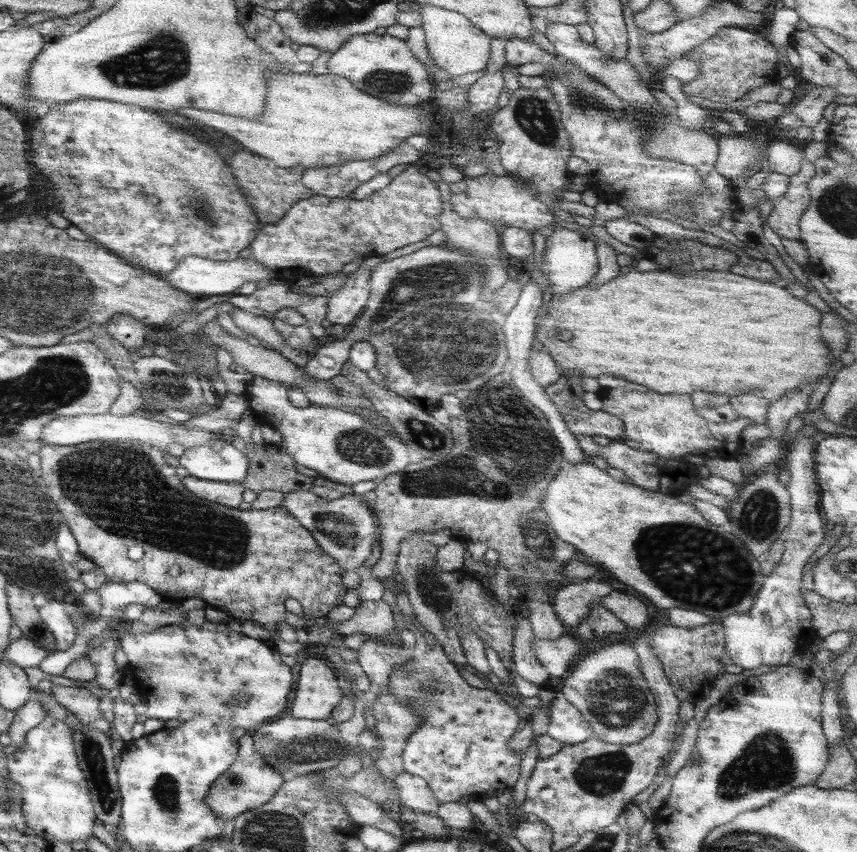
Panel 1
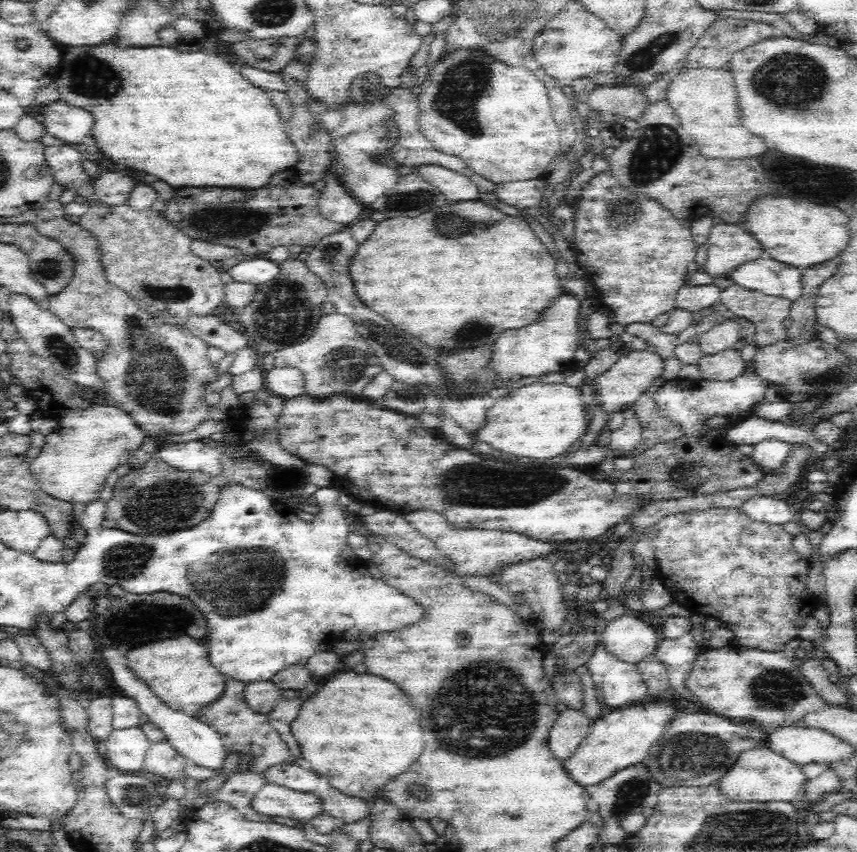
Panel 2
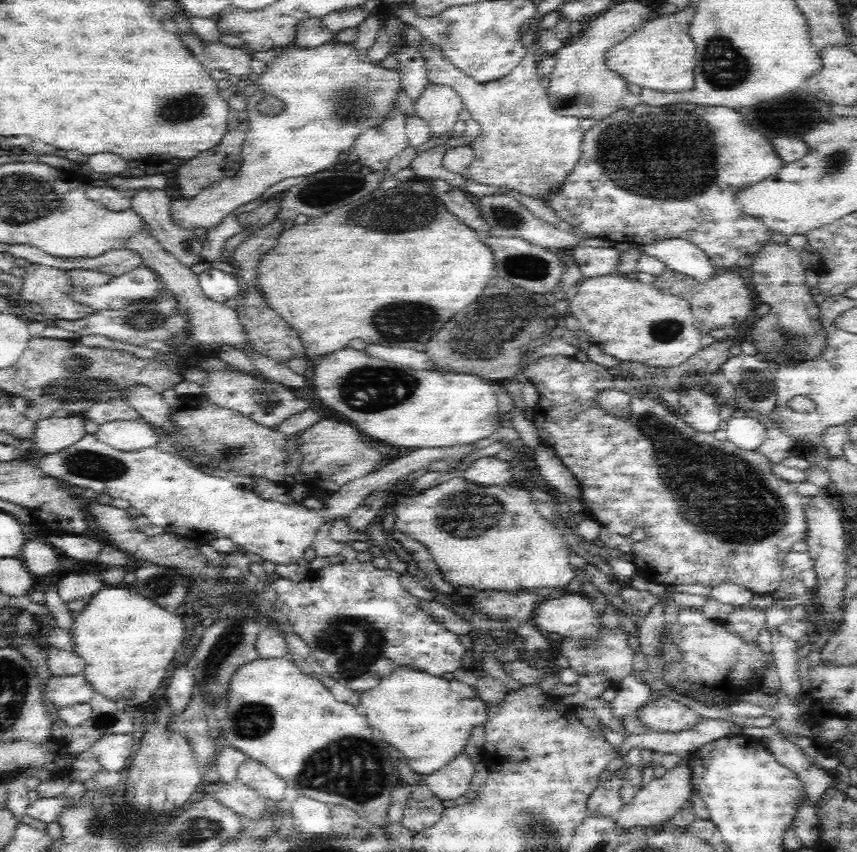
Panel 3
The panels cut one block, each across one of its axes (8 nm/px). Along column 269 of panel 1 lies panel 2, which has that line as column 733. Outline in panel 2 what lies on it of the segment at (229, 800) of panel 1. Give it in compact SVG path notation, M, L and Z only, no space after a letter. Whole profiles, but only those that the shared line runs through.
M762 744L753 750L742 752L734 766L730 767L729 771L716 784L722 796L730 800L795 803L806 782L807 777L802 771L801 765L790 762L786 757L778 755Z

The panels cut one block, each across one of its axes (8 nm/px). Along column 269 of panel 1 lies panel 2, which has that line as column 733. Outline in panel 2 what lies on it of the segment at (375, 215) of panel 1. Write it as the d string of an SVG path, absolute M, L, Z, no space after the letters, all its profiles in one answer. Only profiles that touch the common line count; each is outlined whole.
M723 222L712 226L706 243L708 259L704 271L712 277L727 276L740 264L769 258L742 223Z

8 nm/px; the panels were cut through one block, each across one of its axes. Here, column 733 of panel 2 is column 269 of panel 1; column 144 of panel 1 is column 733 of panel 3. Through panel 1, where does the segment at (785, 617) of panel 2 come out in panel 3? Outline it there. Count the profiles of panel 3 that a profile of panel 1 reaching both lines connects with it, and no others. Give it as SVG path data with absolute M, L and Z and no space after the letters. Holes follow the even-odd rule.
M549 355L538 358L536 362L526 365L522 368L522 374L527 380L533 382L538 389L540 400L536 404L535 416L533 424L536 426L539 440L546 445L550 445L554 449L554 454L560 461L564 462L564 466L574 474L574 478L580 482L582 486L582 504L584 510L590 512L590 516L594 516L598 520L600 527L610 528L610 532L624 537L638 537L637 541L632 544L631 557L632 563L637 570L637 575L644 577L654 589L660 590L664 586L673 586L674 584L699 584L700 586L722 586L722 584L737 584L743 586L753 592L757 601L766 602L772 597L774 592L780 588L780 582L783 579L783 562L785 556L792 550L796 542L805 540L808 525L806 525L806 515L804 513L804 498L798 495L792 484L786 480L781 480L773 475L772 468L774 464L758 451L744 450L738 448L730 441L717 440L713 434L705 432L696 432L692 427L688 426L683 418L675 411L671 410L667 405L660 404L649 397L646 397L645 391L635 384L631 378L625 375L610 374L607 366L594 361L579 361L574 357L563 355ZM604 390L623 390L632 396L630 400L630 418L618 418L611 414L606 414L603 408L596 404L596 395ZM646 524L646 536L642 538L638 532L632 534L636 528Z

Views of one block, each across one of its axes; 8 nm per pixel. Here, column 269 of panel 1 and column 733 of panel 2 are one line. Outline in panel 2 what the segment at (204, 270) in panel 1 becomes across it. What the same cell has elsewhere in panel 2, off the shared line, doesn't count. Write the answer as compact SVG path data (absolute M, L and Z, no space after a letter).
M759 258L740 264L729 276L738 286L748 290L793 301L802 292L801 271L774 259Z

